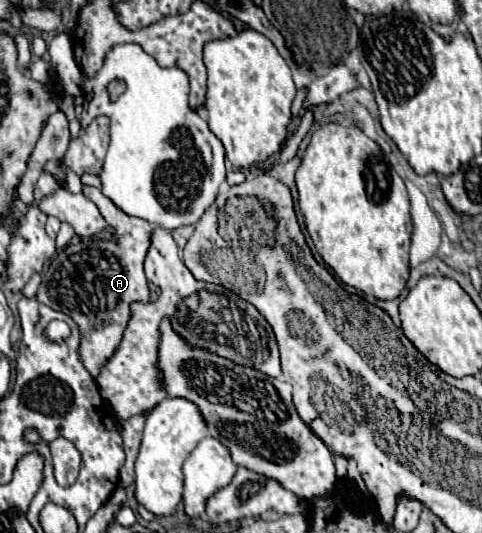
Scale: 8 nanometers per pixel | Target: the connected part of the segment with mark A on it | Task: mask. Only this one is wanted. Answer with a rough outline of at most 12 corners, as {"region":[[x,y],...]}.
{"region":[[96,187],[116,239],[64,247],[36,299],[82,331],[96,377],[114,353],[130,303],[148,301],[148,221]]}

